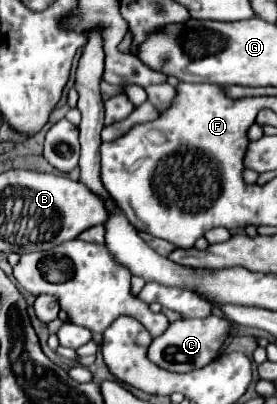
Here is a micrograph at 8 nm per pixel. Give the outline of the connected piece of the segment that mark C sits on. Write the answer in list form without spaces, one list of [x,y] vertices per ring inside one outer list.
[[[209,315],[205,319],[177,319],[167,327],[167,331],[161,337],[153,339],[147,355],[155,365],[167,371],[189,373],[193,369],[209,365],[219,355],[219,349],[229,335],[231,335],[231,321],[225,317]]]

